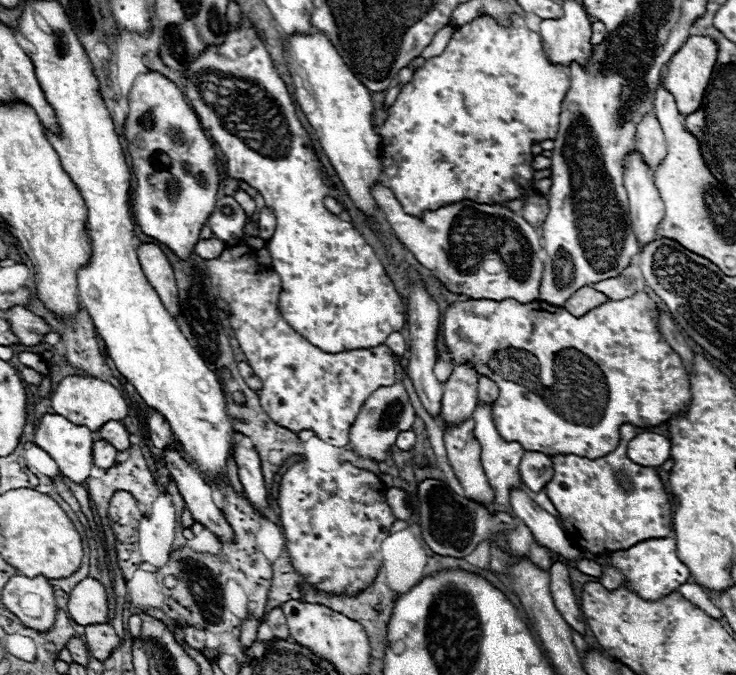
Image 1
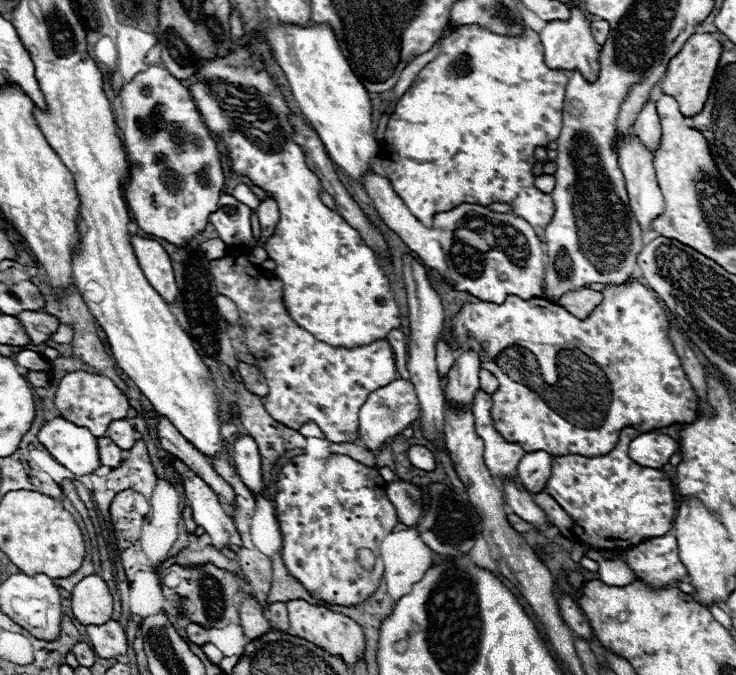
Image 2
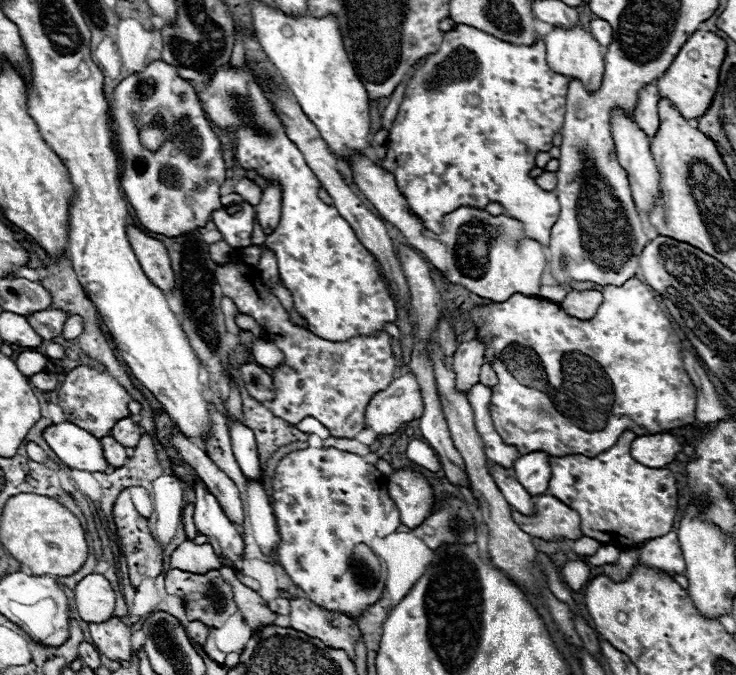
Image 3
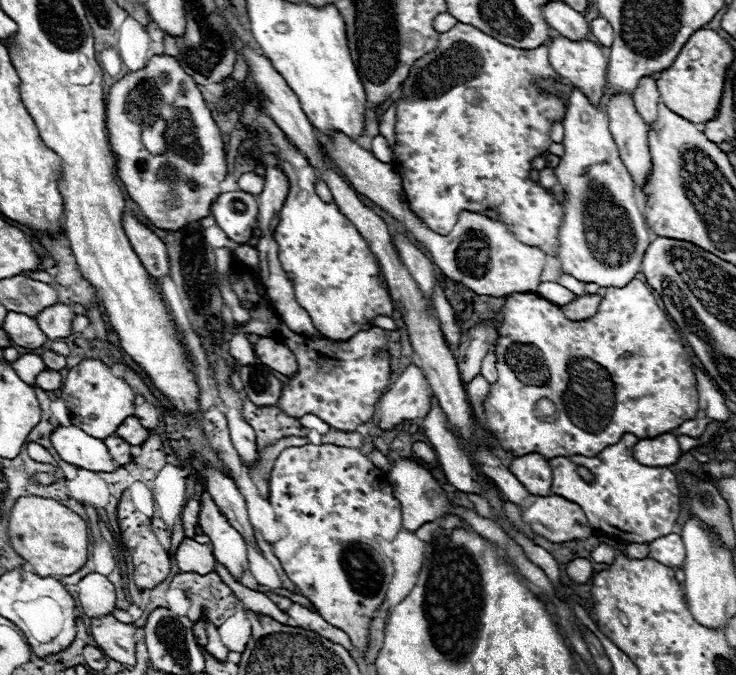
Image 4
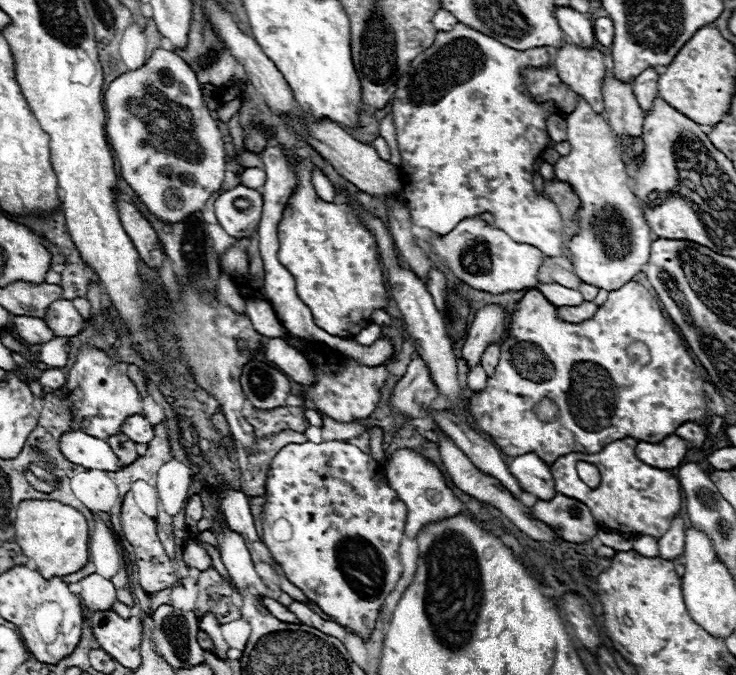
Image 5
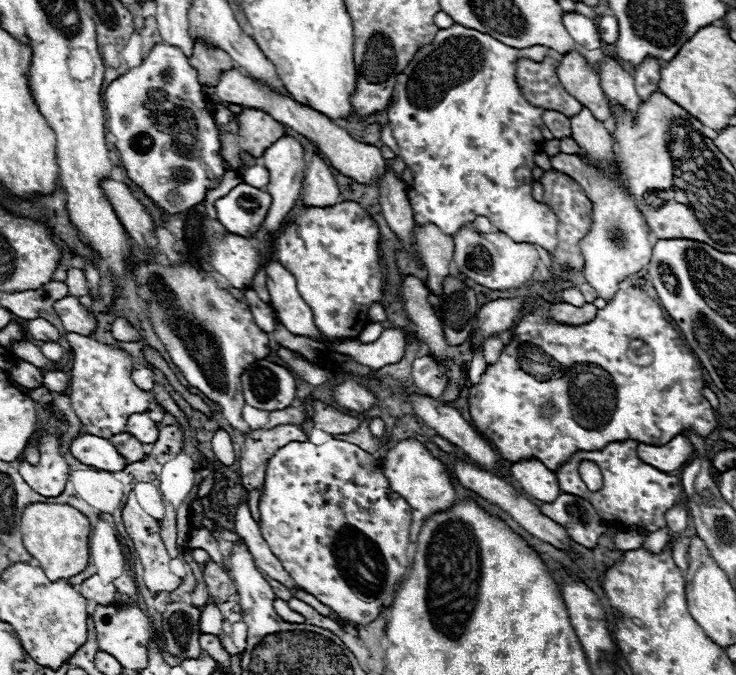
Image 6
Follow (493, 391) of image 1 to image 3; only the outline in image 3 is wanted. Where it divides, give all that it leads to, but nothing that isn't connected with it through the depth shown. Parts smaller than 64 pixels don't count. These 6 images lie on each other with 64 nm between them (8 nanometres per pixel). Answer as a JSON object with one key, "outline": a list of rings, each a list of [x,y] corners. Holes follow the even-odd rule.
{"outline":[[[484,364],[482,370],[480,370],[480,382],[482,384],[488,384],[490,388],[494,388],[498,384],[498,378],[496,378],[496,372],[490,368],[490,364]]]}

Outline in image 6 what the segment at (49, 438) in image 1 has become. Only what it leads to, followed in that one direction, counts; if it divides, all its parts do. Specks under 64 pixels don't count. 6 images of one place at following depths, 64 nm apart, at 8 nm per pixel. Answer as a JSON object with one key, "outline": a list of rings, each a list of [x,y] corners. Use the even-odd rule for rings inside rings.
{"outline":[[[80,434],[70,442],[68,448],[70,448],[70,454],[86,466],[94,466],[106,472],[120,472],[126,468],[124,458],[104,438],[98,438],[92,434]]]}

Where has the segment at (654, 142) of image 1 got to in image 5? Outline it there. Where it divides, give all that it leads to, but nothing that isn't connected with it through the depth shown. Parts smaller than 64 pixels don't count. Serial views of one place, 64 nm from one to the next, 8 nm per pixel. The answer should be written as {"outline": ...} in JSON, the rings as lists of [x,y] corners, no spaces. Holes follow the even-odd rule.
{"outline":[[[648,68],[644,70],[636,80],[634,80],[634,92],[636,92],[636,102],[640,104],[642,112],[648,114],[652,110],[652,104],[654,100],[658,98],[658,74],[654,72],[654,68]]]}

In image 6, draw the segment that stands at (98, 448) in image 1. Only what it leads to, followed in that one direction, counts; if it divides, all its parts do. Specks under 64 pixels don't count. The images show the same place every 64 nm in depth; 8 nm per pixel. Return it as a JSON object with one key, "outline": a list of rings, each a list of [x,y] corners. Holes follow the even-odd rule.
{"outline":[[[122,432],[122,434],[112,436],[110,438],[110,444],[120,452],[120,456],[124,456],[126,464],[132,464],[132,462],[144,458],[142,444],[132,434],[128,434],[128,432]]]}

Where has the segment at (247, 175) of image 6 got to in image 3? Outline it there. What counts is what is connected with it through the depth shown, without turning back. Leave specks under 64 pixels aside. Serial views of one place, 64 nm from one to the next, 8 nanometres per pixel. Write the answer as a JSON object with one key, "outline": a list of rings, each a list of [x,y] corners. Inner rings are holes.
{"outline":[[[246,178],[238,180],[238,184],[234,186],[234,192],[240,192],[240,196],[244,196],[244,200],[248,200],[252,206],[256,206],[260,202],[260,188]]]}

